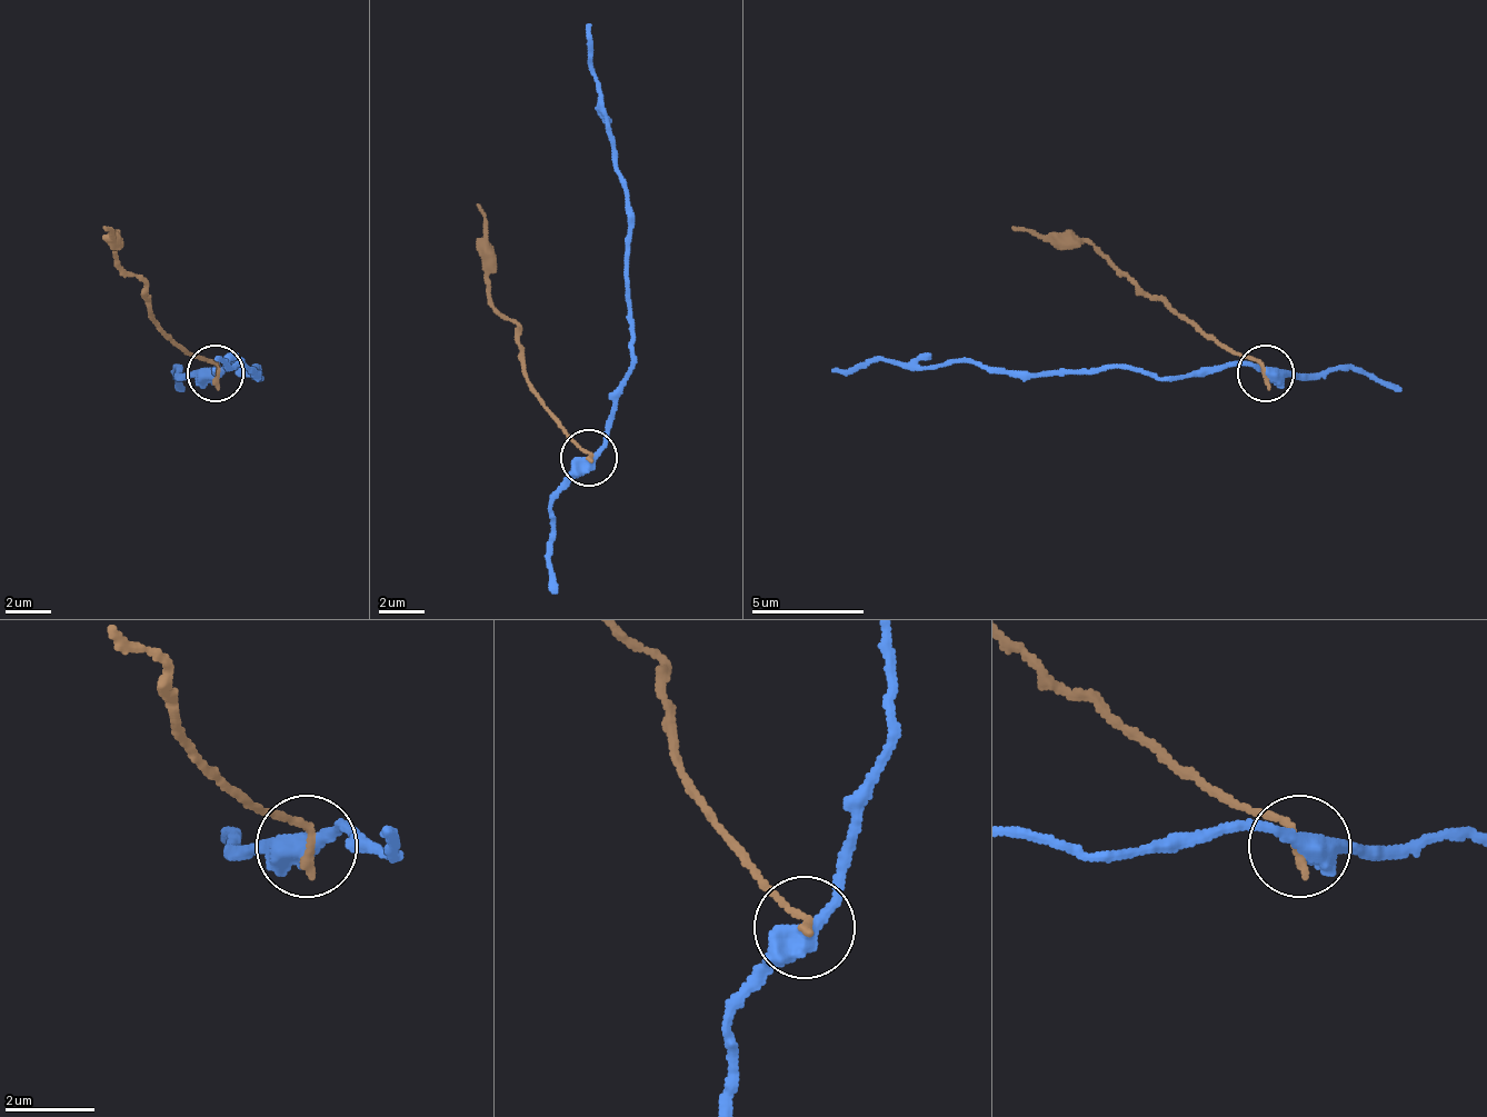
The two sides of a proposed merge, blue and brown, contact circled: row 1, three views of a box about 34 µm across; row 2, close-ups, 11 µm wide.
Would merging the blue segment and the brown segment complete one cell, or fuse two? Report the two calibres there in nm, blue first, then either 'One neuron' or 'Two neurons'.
Thickness 440 nm (blue) against 180 nm. Two neurons

